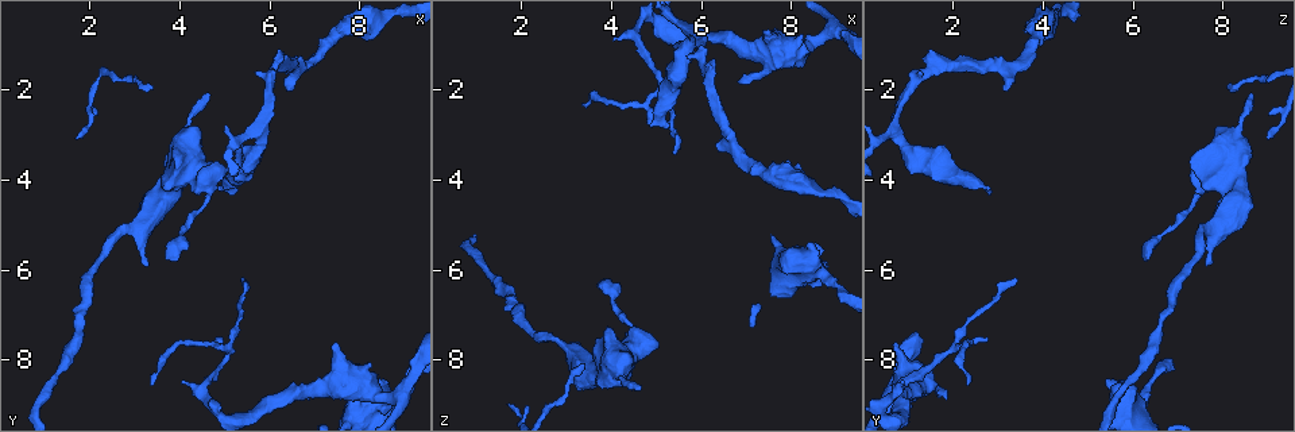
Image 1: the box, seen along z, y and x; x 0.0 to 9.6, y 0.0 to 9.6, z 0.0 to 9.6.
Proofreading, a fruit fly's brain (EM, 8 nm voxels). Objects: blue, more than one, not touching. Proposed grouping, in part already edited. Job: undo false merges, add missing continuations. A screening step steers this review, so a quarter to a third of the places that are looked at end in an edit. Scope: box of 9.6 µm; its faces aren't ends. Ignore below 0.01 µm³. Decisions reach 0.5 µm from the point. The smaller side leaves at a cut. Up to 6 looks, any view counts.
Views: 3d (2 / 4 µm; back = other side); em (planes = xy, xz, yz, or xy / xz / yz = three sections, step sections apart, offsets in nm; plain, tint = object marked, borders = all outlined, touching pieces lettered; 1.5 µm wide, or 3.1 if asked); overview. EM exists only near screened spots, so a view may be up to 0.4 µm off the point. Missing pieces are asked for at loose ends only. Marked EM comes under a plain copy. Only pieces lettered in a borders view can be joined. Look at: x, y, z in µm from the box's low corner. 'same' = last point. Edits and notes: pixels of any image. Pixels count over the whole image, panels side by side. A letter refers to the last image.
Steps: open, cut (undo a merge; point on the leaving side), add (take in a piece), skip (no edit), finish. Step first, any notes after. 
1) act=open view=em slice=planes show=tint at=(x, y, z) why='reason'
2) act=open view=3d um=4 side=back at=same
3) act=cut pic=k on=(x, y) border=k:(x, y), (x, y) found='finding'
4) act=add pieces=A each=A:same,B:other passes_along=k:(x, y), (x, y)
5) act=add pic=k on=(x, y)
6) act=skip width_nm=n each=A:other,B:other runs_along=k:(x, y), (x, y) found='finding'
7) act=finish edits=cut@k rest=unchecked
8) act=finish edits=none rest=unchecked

act=open view=3d um=2 side=back at=(1.75, 3.05, 9.05)

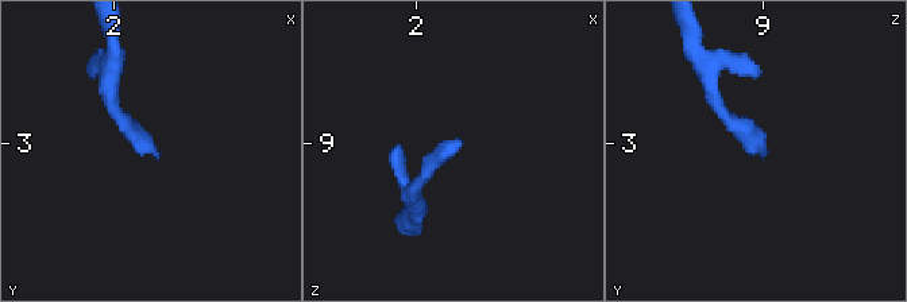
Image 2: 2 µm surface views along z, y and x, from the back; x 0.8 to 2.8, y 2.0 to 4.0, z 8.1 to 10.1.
act=open view=em slice=xy step=4 show=borders at=(1.72, 3.10, 9.00)

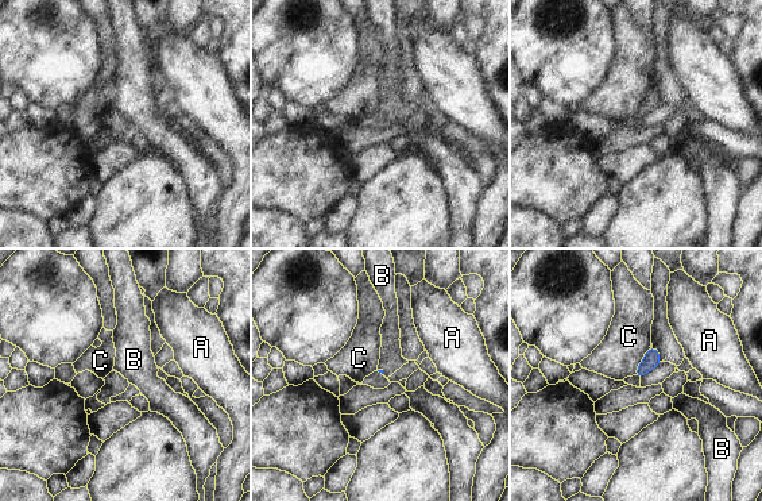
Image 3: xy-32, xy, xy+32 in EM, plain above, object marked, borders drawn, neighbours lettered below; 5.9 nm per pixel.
act=skip each=A:other,B:other,C:other border=3:(650, 347), (633, 374) found='none of them fits'

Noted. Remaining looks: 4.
act=open view=em slice=planes show=borders at=(3.35, 8.55, 2.40) why='thin end'

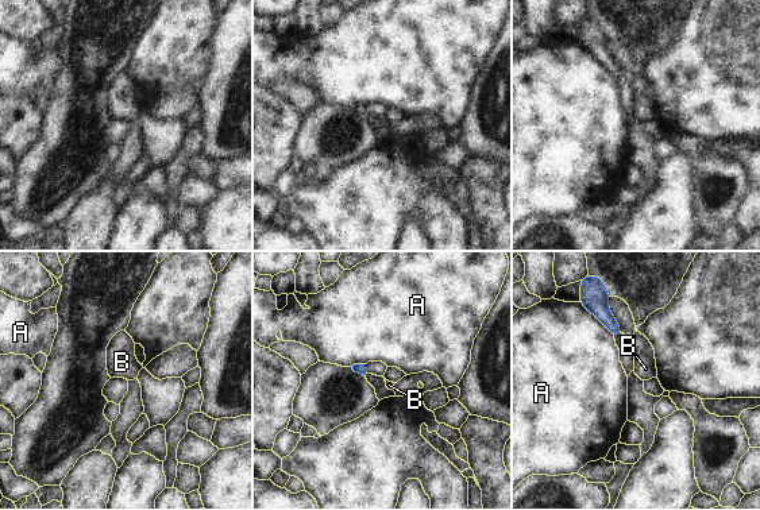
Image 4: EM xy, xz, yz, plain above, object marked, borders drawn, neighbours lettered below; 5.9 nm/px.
act=skip longest_contact=A:220nm each=A:other,B:other border=4:(589, 310), (613, 336) found='no lettered piece goes on from it'

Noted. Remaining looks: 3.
act=open view=3d um=4 at=(6.90, 8.90, 1.80) why='branch stops here'

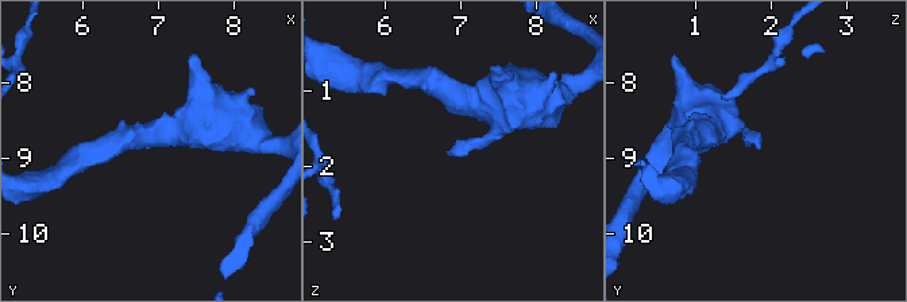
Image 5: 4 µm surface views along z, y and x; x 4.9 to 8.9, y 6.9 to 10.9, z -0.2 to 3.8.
act=open view=em slice=planes show=borders at=(6.80, 8.85, 1.85) why='now the EM'

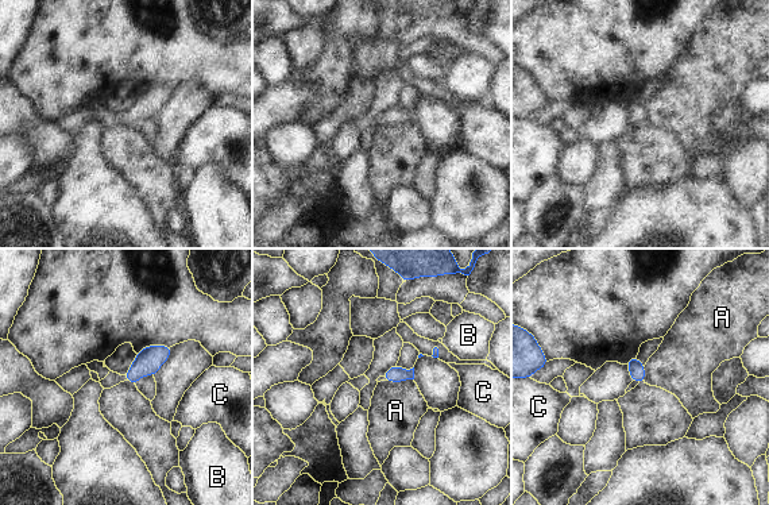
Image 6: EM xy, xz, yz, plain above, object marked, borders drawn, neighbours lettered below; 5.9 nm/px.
act=skip longest_contact=A:170nm each=A:other,B:other,C:other found='none of them fits'

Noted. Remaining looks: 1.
act=finish edits=none rest=unchecked

